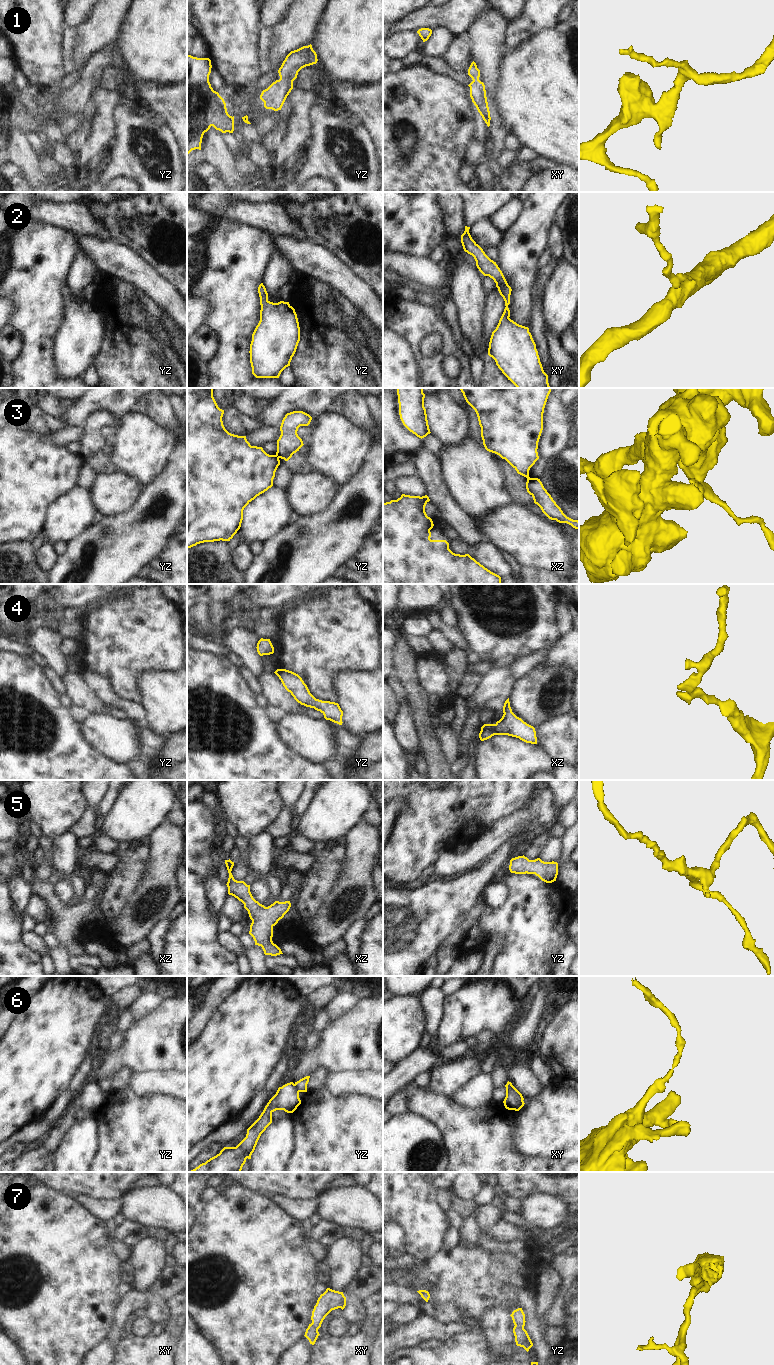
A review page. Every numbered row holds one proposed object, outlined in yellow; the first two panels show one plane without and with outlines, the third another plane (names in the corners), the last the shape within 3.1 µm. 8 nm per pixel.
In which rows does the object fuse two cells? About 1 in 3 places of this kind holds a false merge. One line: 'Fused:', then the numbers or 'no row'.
Fused: 3, 6

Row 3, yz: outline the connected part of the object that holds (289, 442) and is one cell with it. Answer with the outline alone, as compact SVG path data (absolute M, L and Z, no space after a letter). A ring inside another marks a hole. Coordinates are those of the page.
M303 411L287 413L282 420L281 435L277 440L276 456L288 461L304 445L297 431L300 426L308 426L312 417Z

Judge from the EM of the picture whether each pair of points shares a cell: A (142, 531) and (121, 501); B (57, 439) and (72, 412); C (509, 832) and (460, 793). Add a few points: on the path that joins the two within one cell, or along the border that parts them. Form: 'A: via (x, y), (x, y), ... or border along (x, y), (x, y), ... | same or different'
A: border along (141, 491), (137, 500), (127, 510), (105, 517) | different
B: border along (66, 425), (81, 426), (83, 428) | different
C: border along (516, 810), (498, 819), (478, 837) | different

